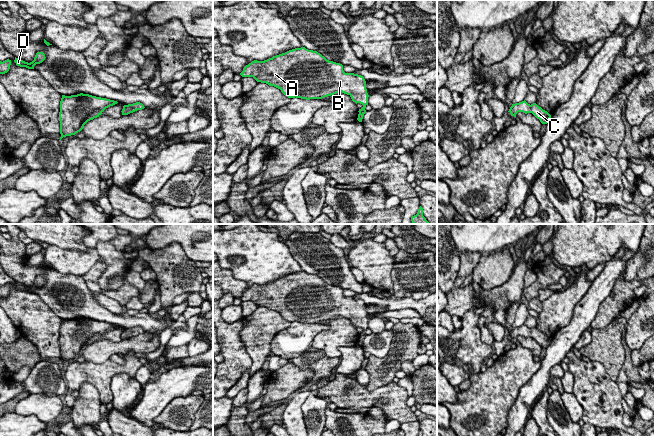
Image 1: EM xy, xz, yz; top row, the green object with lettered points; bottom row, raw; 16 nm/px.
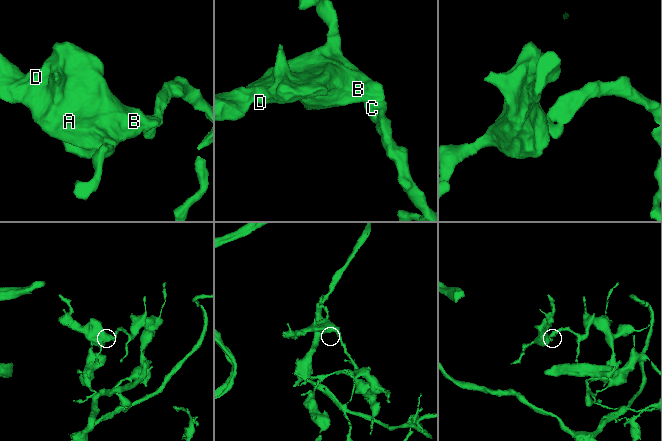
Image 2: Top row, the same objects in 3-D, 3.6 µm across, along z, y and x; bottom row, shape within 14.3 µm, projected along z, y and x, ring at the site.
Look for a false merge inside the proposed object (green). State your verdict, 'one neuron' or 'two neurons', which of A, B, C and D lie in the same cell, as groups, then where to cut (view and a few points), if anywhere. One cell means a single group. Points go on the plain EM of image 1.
one neuron; groups A B C D; cut none

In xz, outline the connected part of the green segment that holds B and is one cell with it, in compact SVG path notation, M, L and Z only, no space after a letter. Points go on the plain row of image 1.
M295 272L264 285L254 284L243 292L242 301L253 301L281 314L288 322L322 323L342 316L363 329L357 344L362 346L368 329L363 300L345 297L343 289L327 284L317 275Z

